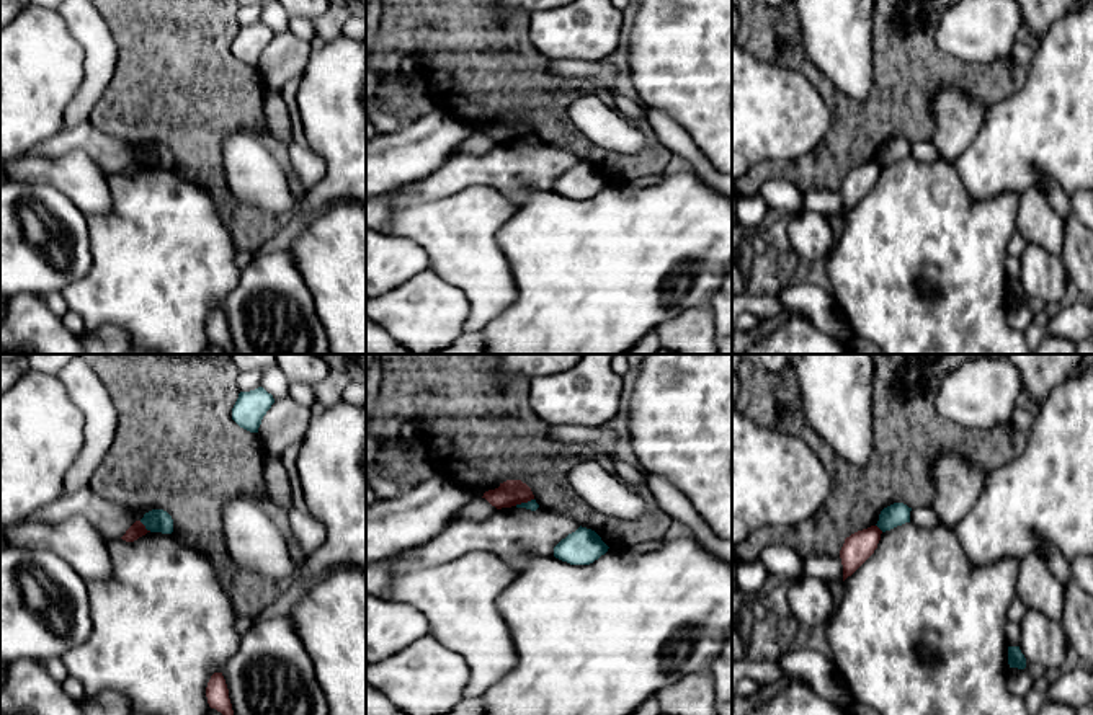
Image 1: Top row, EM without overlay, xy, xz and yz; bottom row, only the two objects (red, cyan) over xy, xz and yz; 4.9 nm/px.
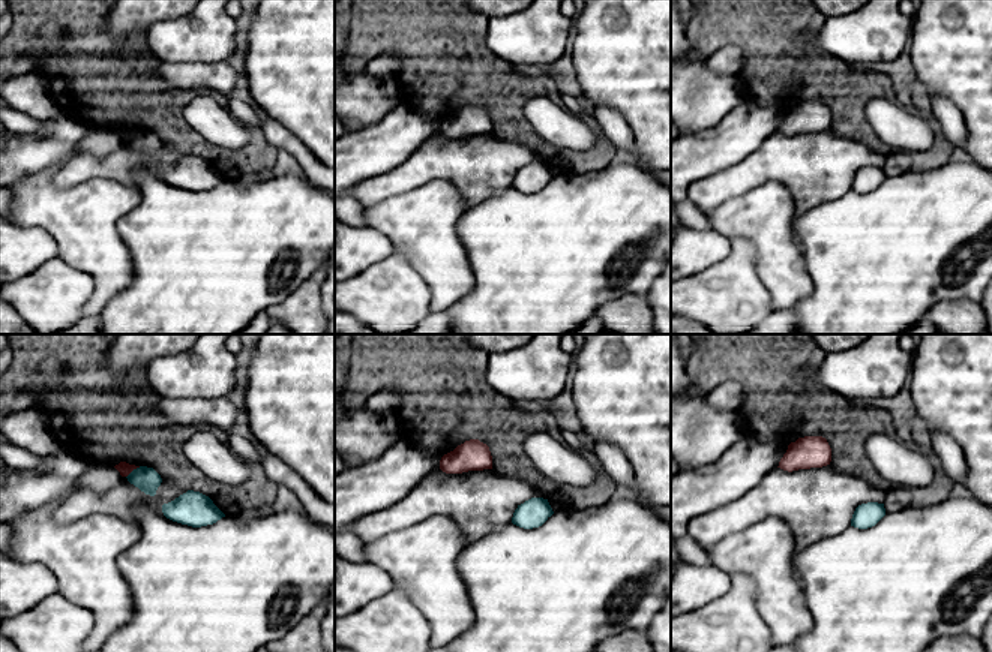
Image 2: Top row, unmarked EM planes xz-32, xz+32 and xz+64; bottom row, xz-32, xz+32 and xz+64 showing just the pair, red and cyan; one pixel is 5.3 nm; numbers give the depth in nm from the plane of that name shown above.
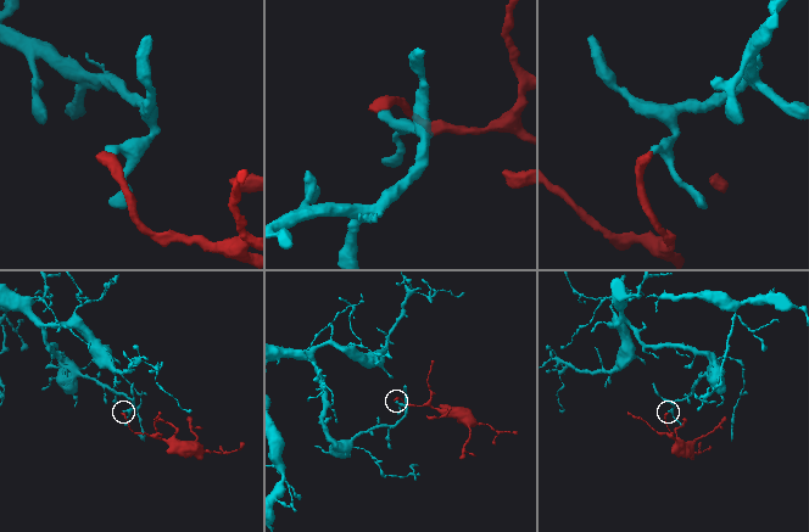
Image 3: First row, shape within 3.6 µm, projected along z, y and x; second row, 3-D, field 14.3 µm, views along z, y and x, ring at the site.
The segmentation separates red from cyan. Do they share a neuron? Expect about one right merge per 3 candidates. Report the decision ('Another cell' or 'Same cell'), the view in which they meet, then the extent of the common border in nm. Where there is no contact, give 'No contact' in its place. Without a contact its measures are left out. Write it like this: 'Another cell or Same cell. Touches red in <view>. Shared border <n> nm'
Another cell. Touches red in xy. Shared border 80 nm

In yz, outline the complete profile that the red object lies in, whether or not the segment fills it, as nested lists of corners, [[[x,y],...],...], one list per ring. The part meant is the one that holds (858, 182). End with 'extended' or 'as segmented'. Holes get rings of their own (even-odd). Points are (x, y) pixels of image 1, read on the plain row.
[[[877,160],[858,165],[845,173],[840,184],[843,215],[851,211],[877,183],[882,165]]]; as segmented

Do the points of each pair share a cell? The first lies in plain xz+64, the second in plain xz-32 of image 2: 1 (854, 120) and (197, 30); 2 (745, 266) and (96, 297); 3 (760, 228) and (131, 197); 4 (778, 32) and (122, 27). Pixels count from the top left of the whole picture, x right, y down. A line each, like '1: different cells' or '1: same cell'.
1: different cells
2: different cells
3: same cell
4: different cells

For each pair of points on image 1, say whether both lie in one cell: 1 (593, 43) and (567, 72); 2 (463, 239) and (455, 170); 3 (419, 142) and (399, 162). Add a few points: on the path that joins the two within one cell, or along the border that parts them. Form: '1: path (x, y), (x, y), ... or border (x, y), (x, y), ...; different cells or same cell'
1: border (605, 57), (551, 61); different cells
2: border (497, 191), (490, 186), (464, 186), (420, 201); different cells
3: path (414, 147), (404, 157); same cell

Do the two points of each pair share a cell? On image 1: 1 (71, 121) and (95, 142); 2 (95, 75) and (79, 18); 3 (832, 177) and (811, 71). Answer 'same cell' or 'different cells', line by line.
1: different cells
2: same cell
3: same cell

